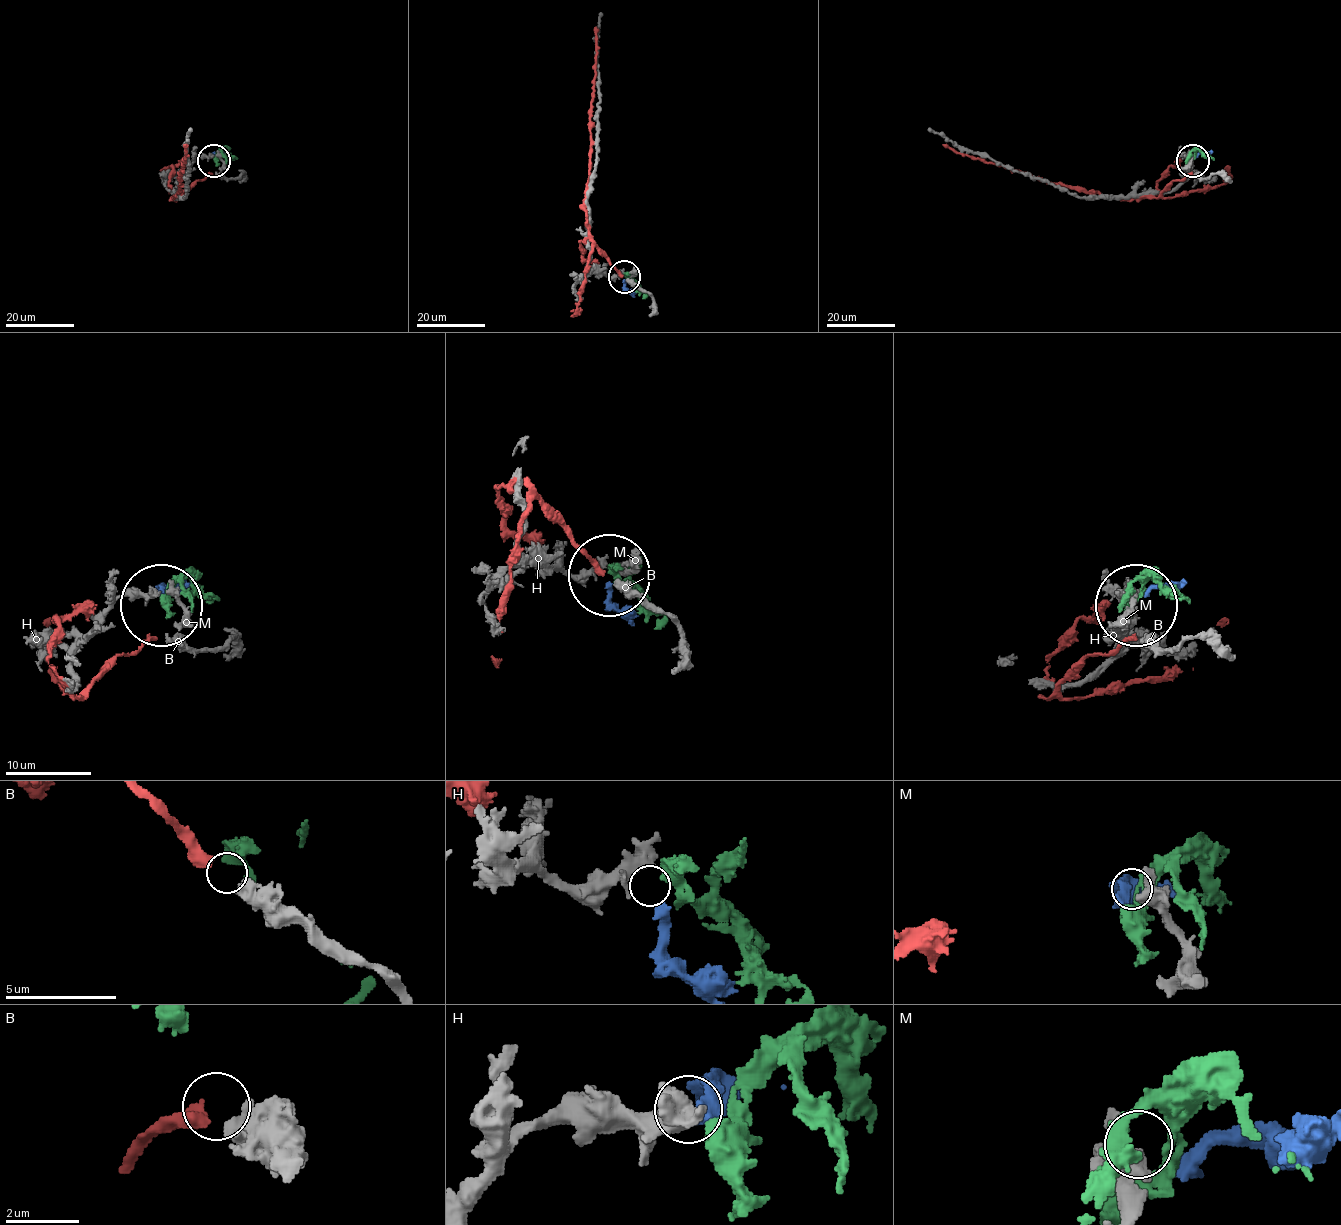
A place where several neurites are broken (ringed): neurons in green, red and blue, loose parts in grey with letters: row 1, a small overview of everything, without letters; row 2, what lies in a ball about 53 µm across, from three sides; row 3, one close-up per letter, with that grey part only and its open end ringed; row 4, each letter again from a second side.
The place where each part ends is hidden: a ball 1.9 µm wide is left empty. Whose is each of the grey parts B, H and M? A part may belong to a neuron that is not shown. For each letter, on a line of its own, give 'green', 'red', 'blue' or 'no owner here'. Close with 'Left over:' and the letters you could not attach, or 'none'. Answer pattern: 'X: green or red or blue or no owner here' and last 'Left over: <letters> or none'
B: red
H: blue
M: no owner here
Left over: M

